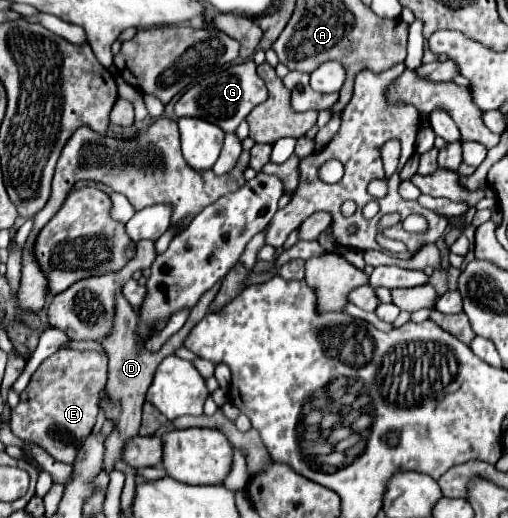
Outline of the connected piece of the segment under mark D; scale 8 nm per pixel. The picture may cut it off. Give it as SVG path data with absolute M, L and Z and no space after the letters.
M122 291L116 293L116 317L112 321L112 333L108 333L108 337L104 337L104 341L100 341L100 345L104 347L104 351L110 357L110 365L108 365L108 383L106 383L106 395L100 401L100 407L106 413L106 419L110 419L114 423L114 431L106 437L104 445L106 445L106 453L104 453L104 471L110 473L114 469L114 463L122 459L122 449L124 443L138 435L140 429L140 413L142 413L142 405L144 405L144 397L148 391L148 385L152 383L154 371L158 367L158 363L172 355L178 347L182 347L184 337L190 333L190 329L194 327L194 317L190 315L186 325L174 333L160 351L152 353L148 351L144 345L140 345L140 341L136 341L136 325L130 325L130 321L136 321L136 313L132 309L132 305L124 299Z

